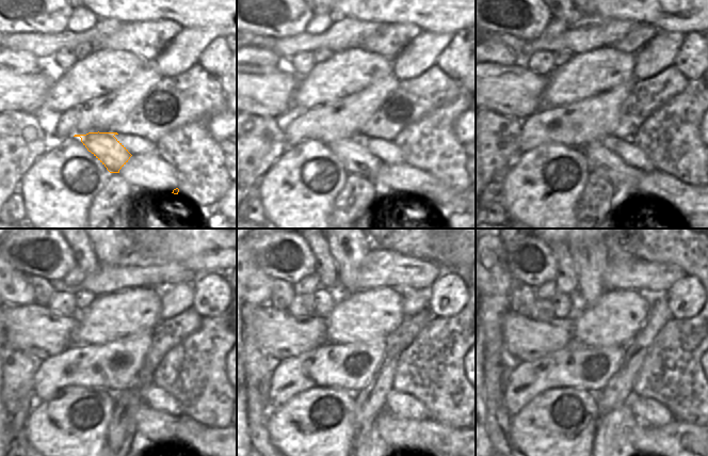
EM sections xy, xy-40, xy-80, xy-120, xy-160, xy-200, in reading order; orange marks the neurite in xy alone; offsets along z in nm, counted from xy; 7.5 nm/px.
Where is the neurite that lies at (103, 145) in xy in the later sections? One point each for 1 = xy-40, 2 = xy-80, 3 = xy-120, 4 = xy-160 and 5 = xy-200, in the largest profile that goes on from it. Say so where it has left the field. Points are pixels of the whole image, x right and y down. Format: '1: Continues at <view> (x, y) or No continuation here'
1: Continues at xy-40 (355, 158)
2: Continues at xy-80 (626, 179)
3: Continues at xy-120 (160, 428)
4: Continues at xy-160 (398, 434)
5: Continues at xy-200 (642, 434)

